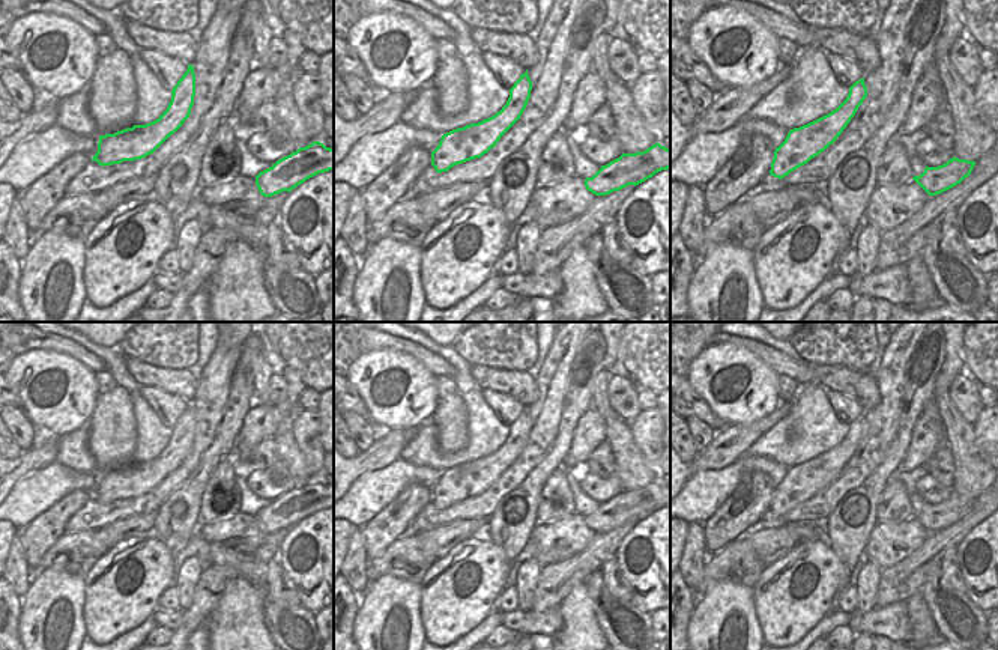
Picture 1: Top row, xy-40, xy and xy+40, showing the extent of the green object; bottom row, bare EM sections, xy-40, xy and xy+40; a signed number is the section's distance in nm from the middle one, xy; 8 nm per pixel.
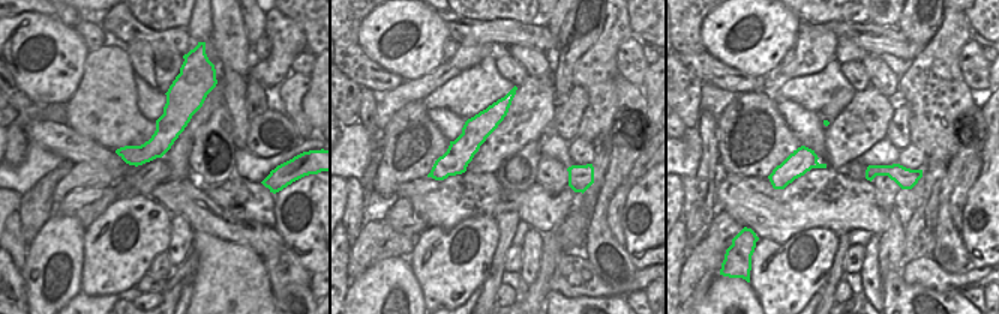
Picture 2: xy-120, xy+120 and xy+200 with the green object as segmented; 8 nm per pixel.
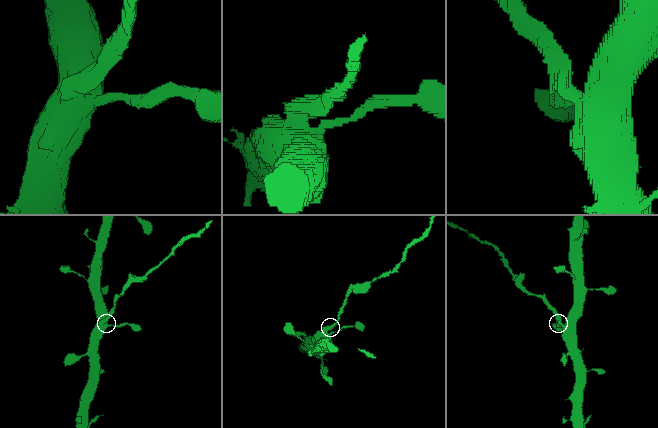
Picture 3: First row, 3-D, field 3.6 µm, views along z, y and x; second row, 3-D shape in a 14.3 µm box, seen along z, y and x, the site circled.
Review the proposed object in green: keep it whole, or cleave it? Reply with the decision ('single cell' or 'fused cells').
fused cells

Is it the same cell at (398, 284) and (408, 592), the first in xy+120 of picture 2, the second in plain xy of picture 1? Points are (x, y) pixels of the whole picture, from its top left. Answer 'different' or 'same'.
same

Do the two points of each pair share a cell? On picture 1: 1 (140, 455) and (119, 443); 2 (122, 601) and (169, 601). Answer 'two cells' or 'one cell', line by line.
1: two cells
2: two cells

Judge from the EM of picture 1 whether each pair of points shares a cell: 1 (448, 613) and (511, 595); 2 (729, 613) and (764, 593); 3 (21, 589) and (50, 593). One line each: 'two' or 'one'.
1: two
2: two
3: two

